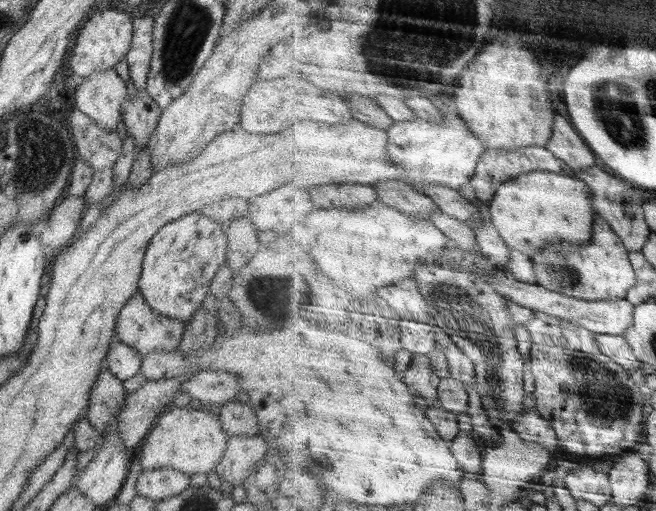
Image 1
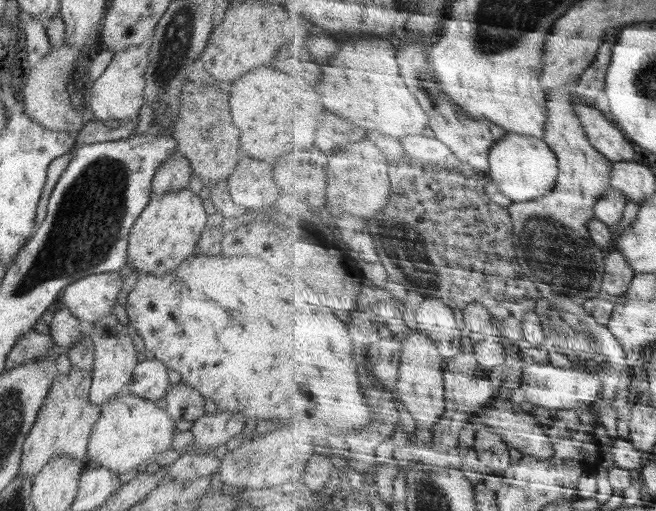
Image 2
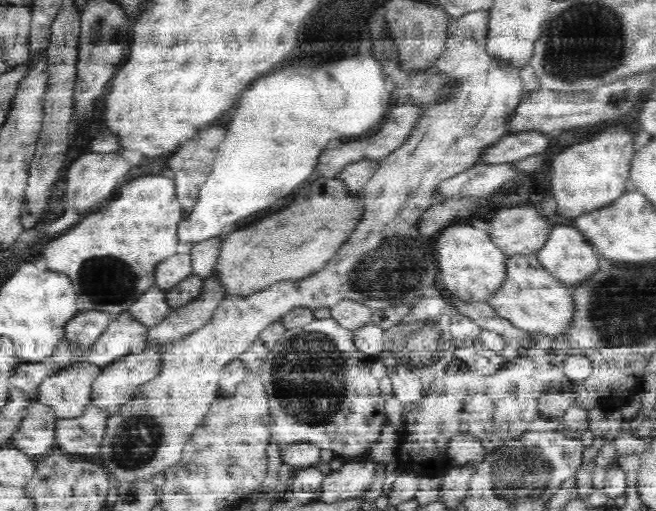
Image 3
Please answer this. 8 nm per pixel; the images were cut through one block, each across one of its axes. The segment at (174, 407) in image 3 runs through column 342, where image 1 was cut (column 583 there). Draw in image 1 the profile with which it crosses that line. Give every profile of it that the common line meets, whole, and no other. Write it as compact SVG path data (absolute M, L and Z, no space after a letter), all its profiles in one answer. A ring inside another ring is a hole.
M600 213L596 216L595 236L591 243L573 245L560 241L532 257L539 284L562 294L586 300L626 299L639 283L631 251L612 225Z

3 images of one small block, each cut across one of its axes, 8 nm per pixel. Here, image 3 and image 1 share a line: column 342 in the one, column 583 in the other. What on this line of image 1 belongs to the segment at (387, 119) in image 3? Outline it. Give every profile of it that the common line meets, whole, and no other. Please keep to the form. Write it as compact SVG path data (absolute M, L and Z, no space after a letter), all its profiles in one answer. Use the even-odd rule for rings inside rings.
M557 113L555 134L547 147L562 160L567 160L575 171L583 171L596 164L597 154L578 132L568 113L564 116Z

